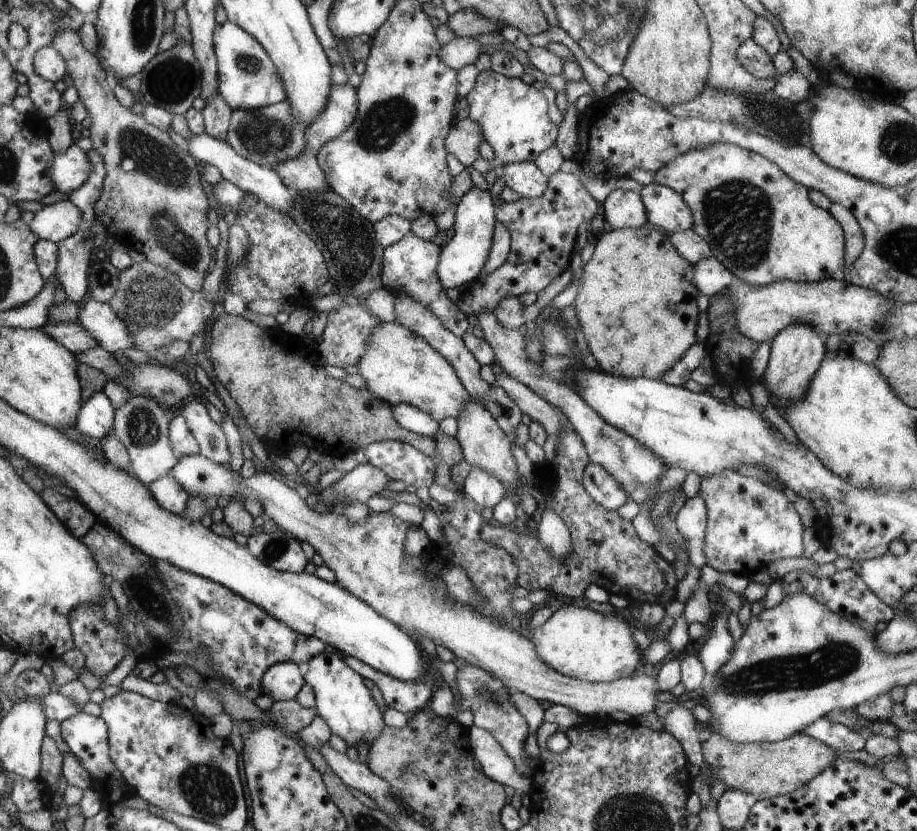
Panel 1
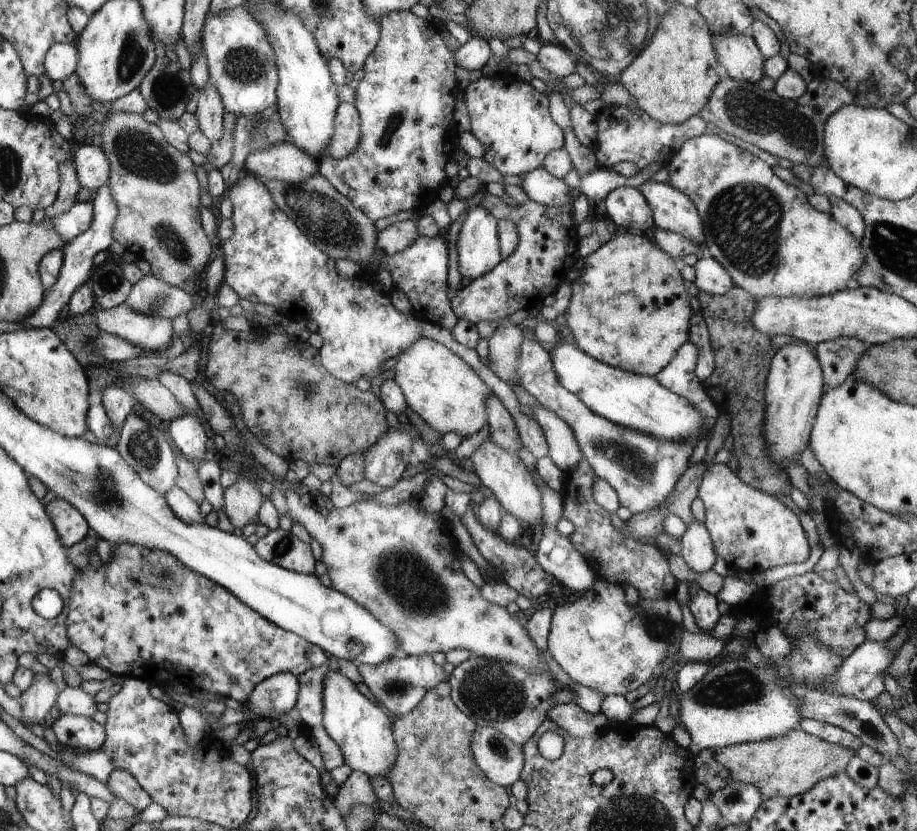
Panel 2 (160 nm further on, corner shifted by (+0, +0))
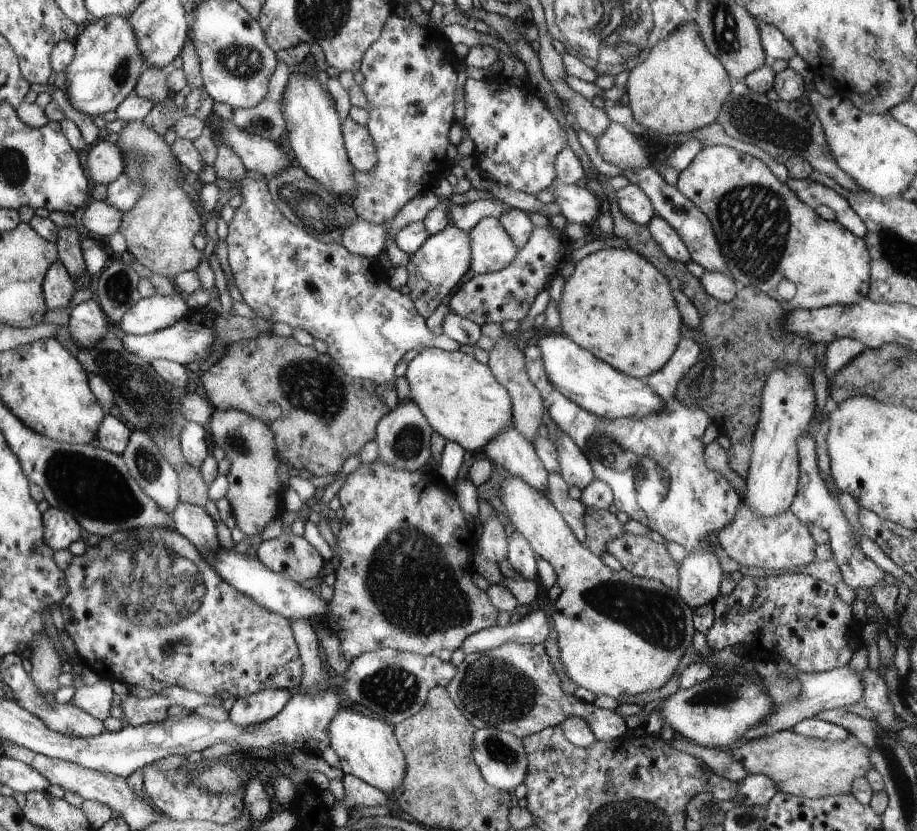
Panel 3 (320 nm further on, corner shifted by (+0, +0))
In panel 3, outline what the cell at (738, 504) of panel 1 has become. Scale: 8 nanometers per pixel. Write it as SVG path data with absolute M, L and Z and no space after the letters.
M742 500L733 521L717 537L722 550L744 568L764 568L768 573L791 572L816 560L816 542L808 527L790 510L775 517L764 517Z

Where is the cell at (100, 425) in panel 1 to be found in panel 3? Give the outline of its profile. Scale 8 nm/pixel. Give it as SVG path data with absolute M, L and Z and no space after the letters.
M110 412L107 417L104 417L96 437L102 449L122 456L127 449L128 439L132 433L132 430L119 418L117 413Z

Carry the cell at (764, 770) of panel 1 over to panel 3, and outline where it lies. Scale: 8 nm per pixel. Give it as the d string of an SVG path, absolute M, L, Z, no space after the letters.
M780 731L751 741L739 740L730 755L742 763L748 774L768 775L780 793L800 798L821 799L850 795L853 782L866 776L873 768L870 749L849 735L841 741L821 741L797 735L794 731Z

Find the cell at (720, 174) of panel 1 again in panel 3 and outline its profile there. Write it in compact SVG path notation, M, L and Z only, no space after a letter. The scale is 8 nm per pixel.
M724 145L704 146L692 162L679 172L676 187L708 216L729 271L740 286L753 286L782 301L777 286L780 280L790 280L796 286L796 294L788 303L794 309L804 310L853 305L867 296L870 257L864 239L852 234L835 220L820 218L815 209L804 204L758 158Z

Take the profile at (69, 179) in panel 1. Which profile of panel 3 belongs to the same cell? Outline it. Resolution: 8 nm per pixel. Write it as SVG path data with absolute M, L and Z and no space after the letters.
M101 139L87 148L88 168L94 184L110 184L124 174L127 168L127 155L119 143Z

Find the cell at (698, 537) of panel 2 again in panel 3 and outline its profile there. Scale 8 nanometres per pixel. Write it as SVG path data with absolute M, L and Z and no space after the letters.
M714 552L690 553L679 566L677 595L691 609L704 606L721 594L720 583L725 577Z

